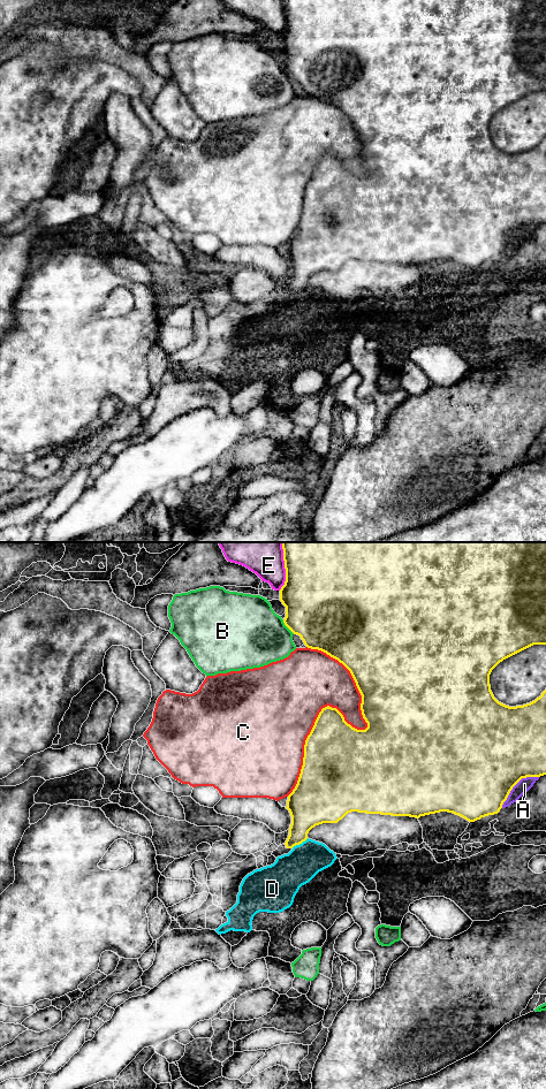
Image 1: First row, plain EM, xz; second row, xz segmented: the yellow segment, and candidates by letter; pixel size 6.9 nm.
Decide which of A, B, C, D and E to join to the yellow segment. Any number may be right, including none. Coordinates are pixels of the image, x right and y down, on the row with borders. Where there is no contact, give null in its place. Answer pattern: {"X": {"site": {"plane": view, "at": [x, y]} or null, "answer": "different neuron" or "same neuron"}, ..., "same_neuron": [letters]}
{"A": {"site": {"plane": "xz", "at": [515, 784]}, "answer": "different neuron"}, "B": {"site": {"plane": "xz", "at": [287, 626]}, "answer": "different neuron"}, "C": {"site": {"plane": "xz", "at": [347, 723]}, "answer": "different neuron"}, "D": {"site": {"plane": "xz", "at": [300, 843]}, "answer": "different neuron"}, "E": {"site": {"plane": "xz", "at": [285, 566]}, "answer": "different neuron"}, "same_neuron": []}

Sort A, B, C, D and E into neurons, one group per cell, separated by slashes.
A D / B / C / E

